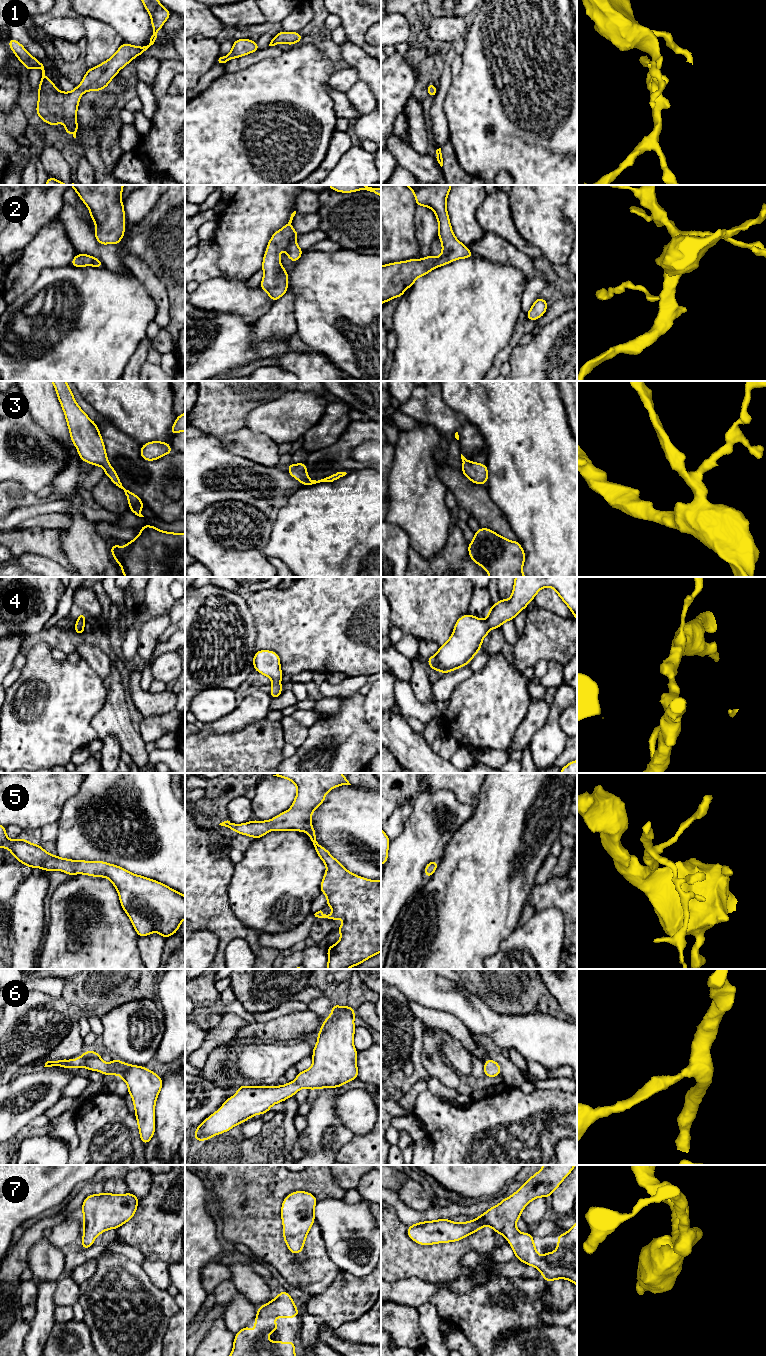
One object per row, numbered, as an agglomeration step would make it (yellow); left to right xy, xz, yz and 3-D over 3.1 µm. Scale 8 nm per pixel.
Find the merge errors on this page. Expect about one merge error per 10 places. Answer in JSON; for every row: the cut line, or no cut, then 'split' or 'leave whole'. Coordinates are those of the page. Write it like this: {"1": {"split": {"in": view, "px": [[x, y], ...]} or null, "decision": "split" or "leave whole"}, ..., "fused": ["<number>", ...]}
{"1": {"split": null, "decision": "leave whole"}, "2": {"split": null, "decision": "leave whole"}, "3": {"split": null, "decision": "leave whole"}, "4": {"split": null, "decision": "leave whole"}, "5": {"split": null, "decision": "leave whole"}, "6": {"split": null, "decision": "leave whole"}, "7": {"split": null, "decision": "leave whole"}, "fused": []}

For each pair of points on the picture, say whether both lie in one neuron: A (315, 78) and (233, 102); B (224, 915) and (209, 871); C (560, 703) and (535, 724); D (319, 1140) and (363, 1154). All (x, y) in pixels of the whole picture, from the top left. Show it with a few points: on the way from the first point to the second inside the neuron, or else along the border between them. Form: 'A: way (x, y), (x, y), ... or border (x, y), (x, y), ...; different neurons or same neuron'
A: way (295, 86), (283, 98), (253, 102); same neuron
B: way (213, 904), (209, 900), (209, 882); same neuron
C: border (549, 704), (548, 719), (536, 732); different neurons
D: border (354, 1136), (335, 1154); different neurons

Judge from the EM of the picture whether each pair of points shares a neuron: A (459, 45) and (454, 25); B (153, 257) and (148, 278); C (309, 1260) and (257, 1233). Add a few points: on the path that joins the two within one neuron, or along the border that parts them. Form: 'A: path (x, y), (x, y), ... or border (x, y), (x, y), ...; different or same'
A: border (463, 37), (451, 43); different
B: border (131, 254), (138, 257), (165, 286); different
C: path (296, 1261), (285, 1261), (270, 1246); same

